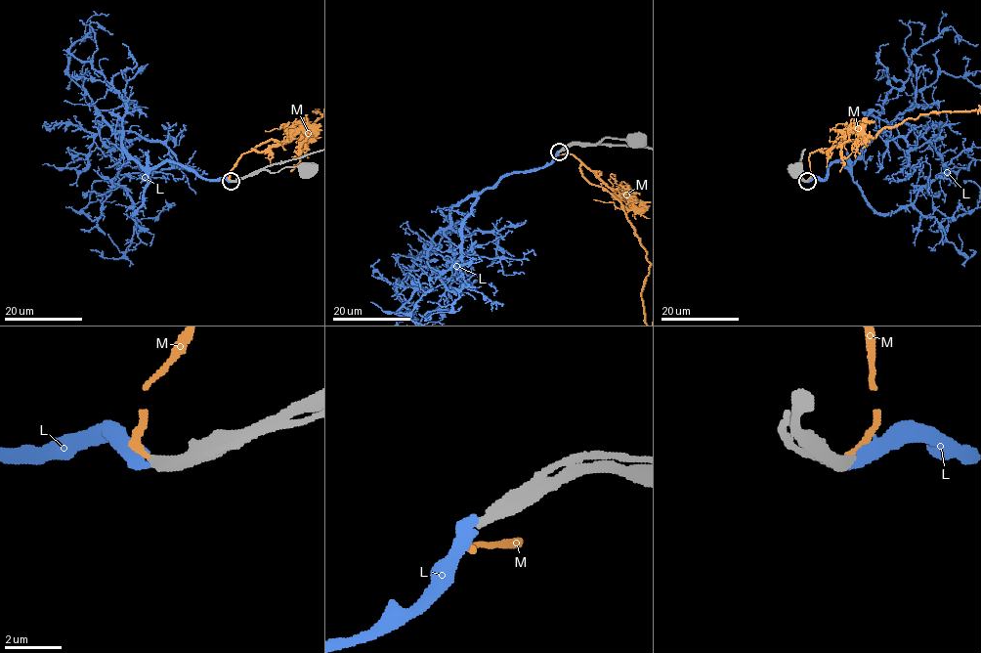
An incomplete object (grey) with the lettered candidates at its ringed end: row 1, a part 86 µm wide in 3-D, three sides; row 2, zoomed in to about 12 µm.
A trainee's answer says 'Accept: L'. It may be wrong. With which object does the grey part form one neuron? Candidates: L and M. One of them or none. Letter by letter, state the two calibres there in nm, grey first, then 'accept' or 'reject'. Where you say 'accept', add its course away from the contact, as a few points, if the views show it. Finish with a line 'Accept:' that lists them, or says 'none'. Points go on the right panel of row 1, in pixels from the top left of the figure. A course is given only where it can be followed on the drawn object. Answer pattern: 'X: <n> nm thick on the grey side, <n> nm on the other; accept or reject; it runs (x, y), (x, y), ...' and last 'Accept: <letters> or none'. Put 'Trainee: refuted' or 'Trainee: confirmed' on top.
Trainee: confirmed
L: 400 nm thick on the grey side, 440 nm on the other; accept; it runs (807, 181), (833, 162), (849, 168), (918, 48), (952, 26), (978, 44)
M: 400 nm thick on the grey side, 240 nm on the other; reject
Accept: L

